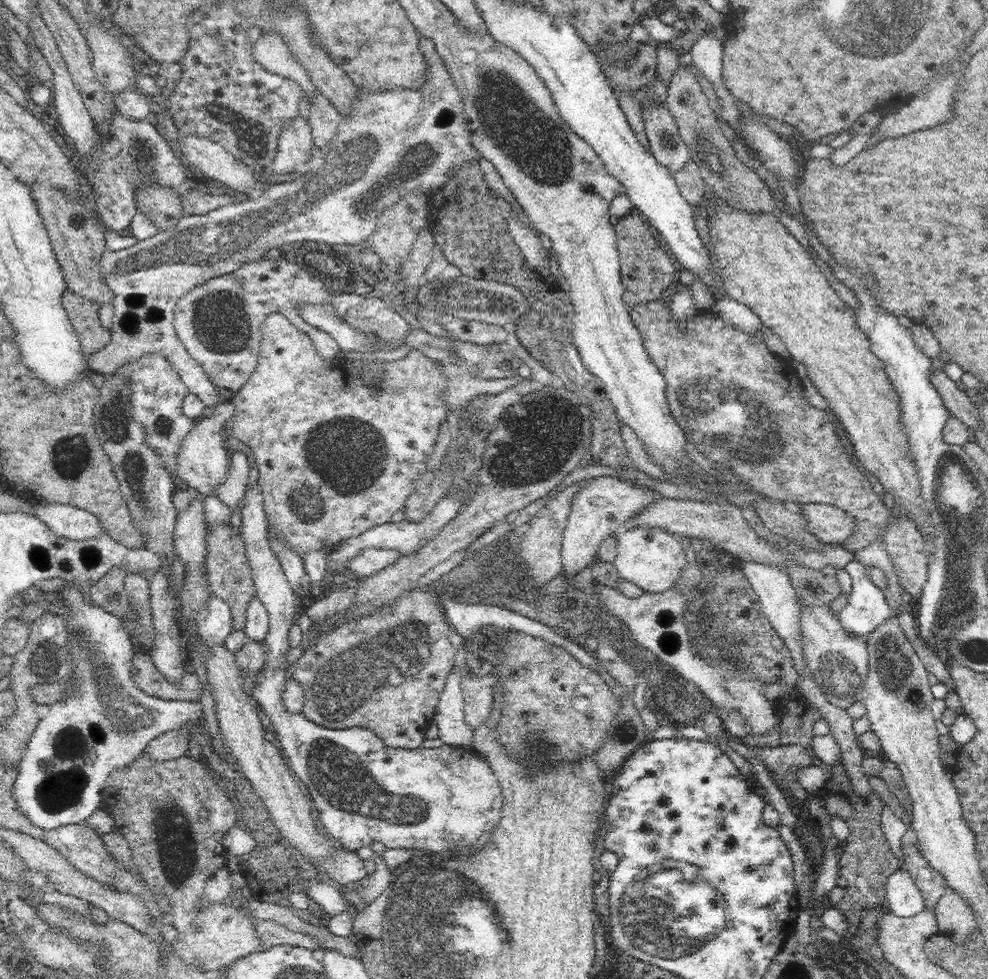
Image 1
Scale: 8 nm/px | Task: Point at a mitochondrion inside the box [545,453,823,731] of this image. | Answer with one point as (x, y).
(713, 632)

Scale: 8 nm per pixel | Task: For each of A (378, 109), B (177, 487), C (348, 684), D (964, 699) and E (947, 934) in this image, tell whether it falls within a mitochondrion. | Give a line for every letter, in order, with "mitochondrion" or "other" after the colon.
A: other
B: other
C: mitochondrion
D: other
E: other

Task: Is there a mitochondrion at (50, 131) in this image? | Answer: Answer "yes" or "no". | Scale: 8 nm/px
no

